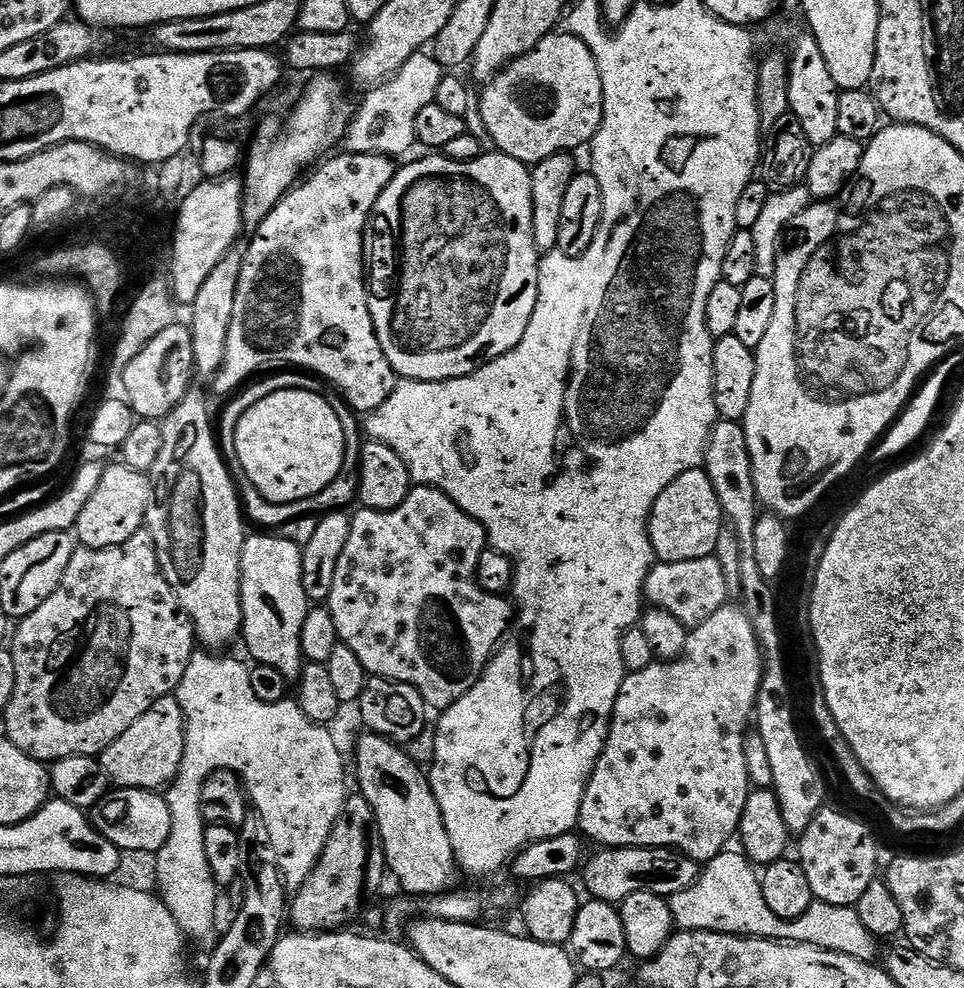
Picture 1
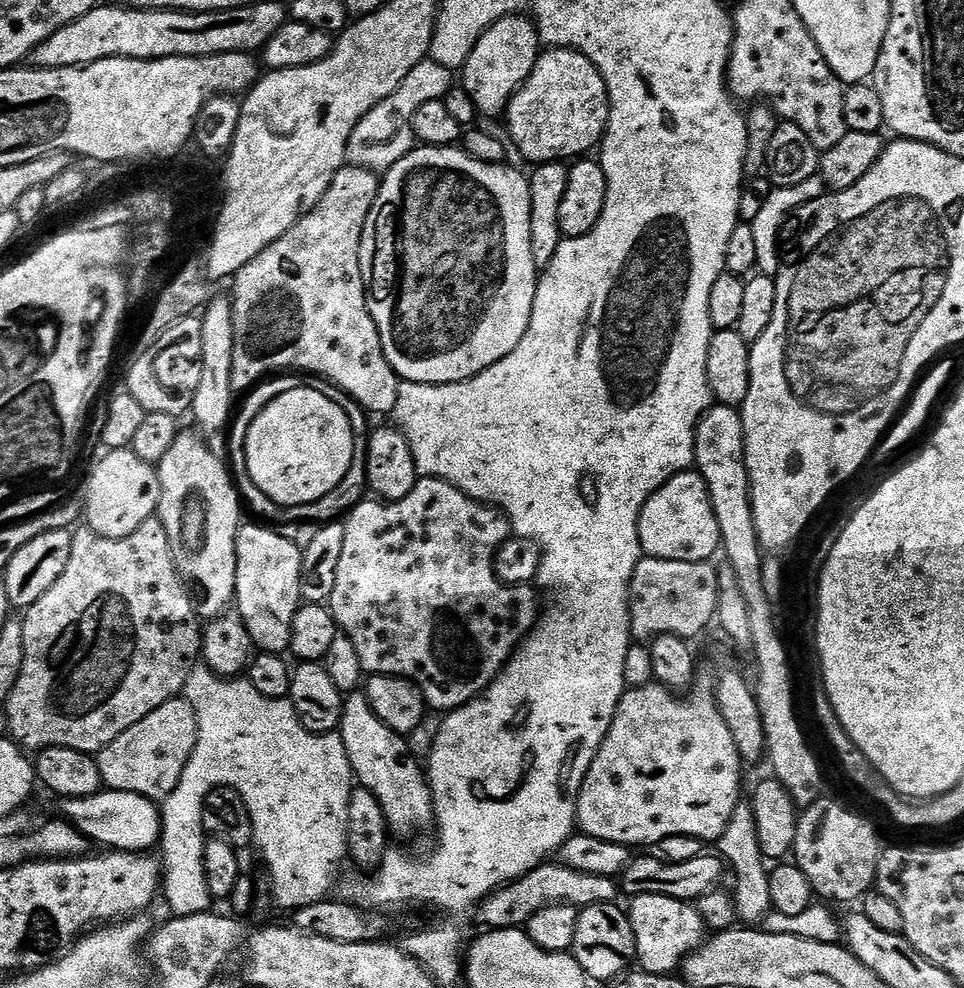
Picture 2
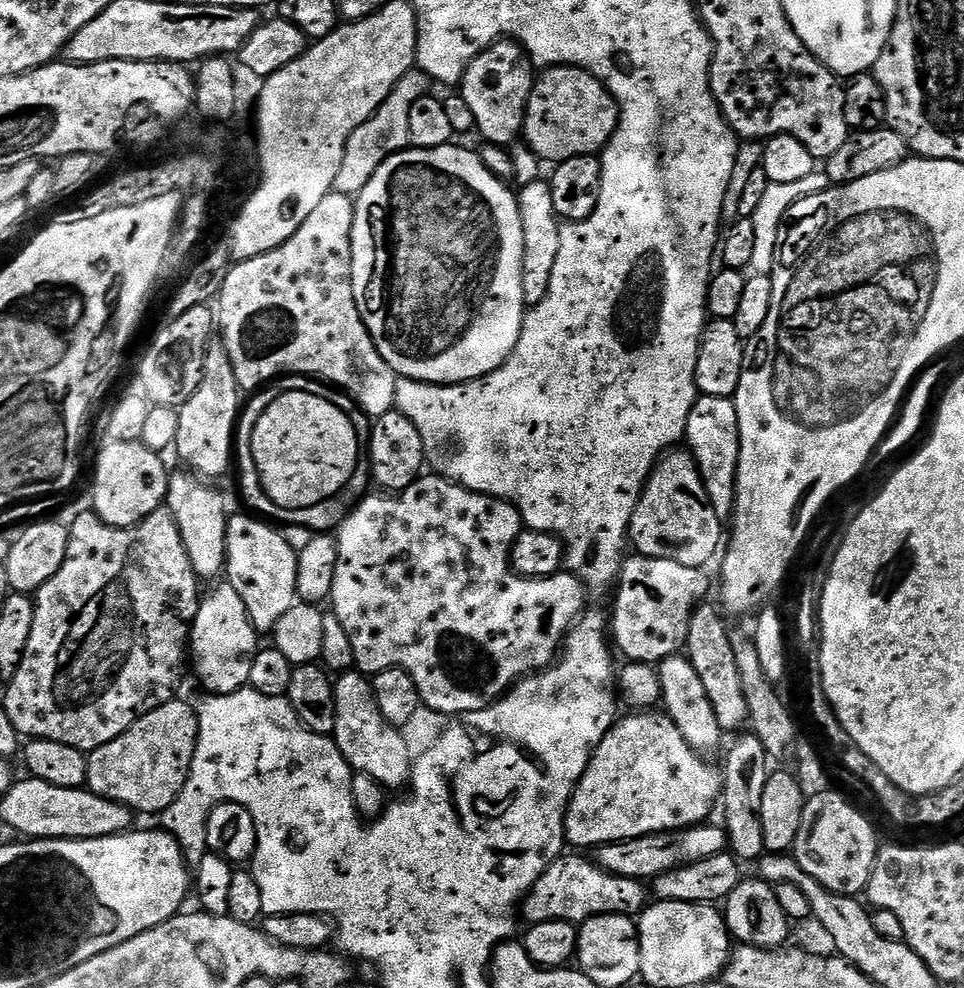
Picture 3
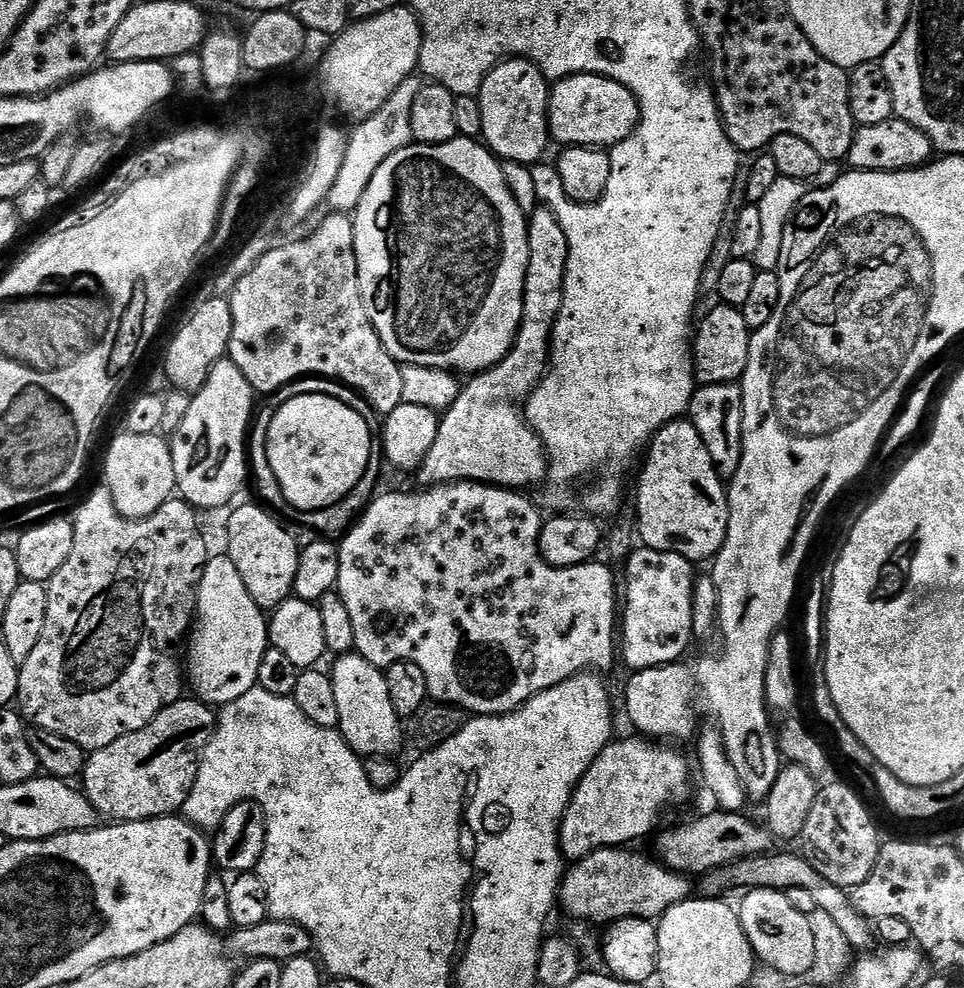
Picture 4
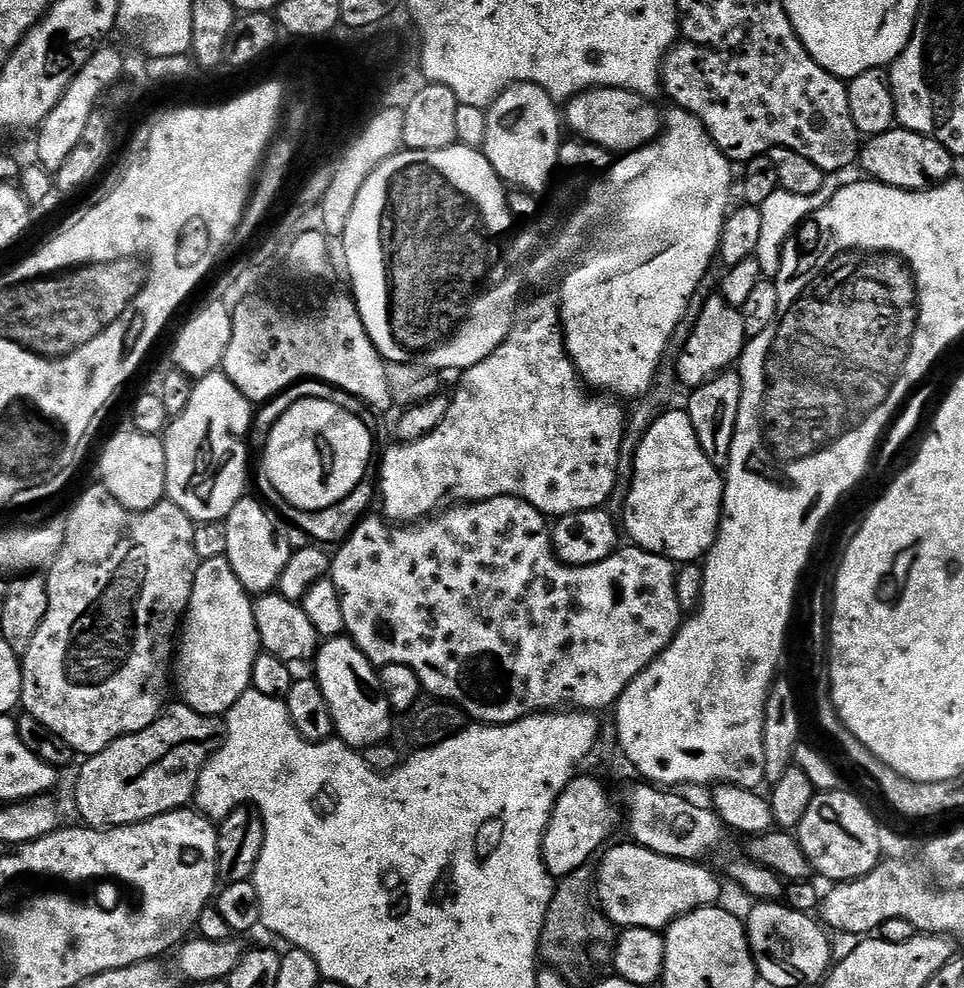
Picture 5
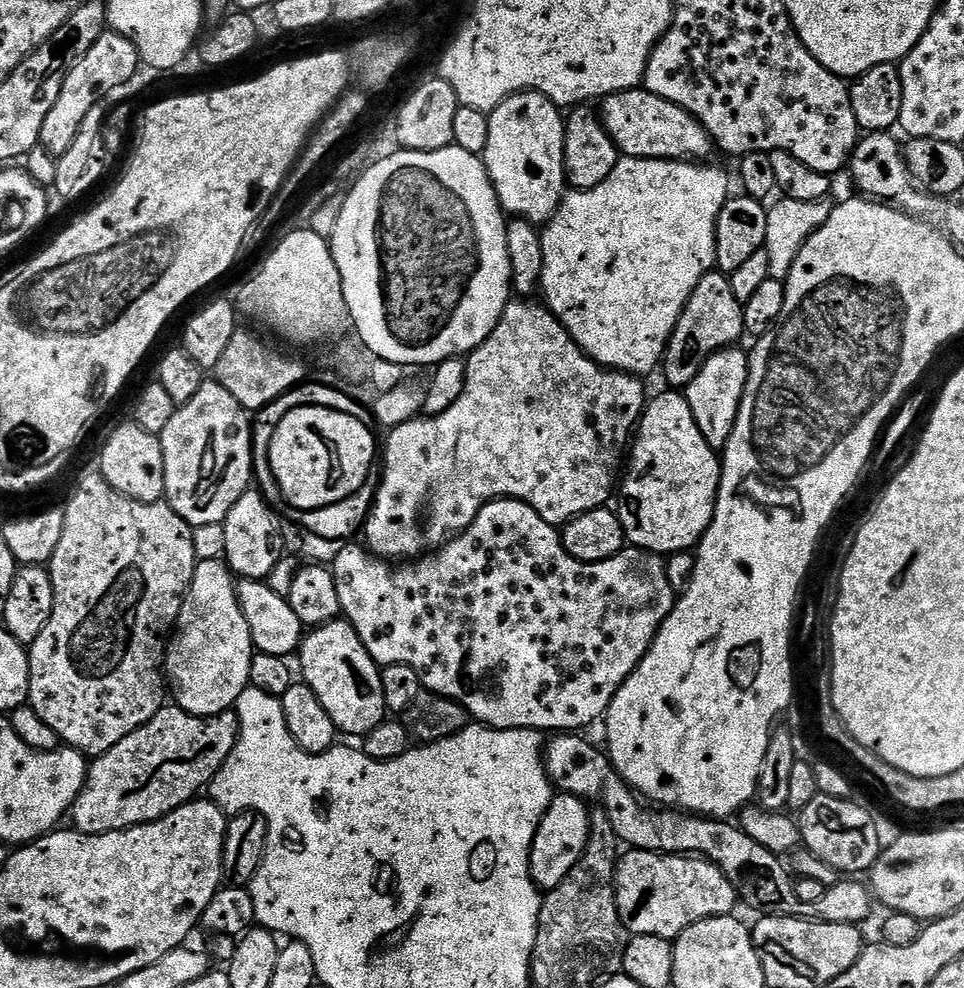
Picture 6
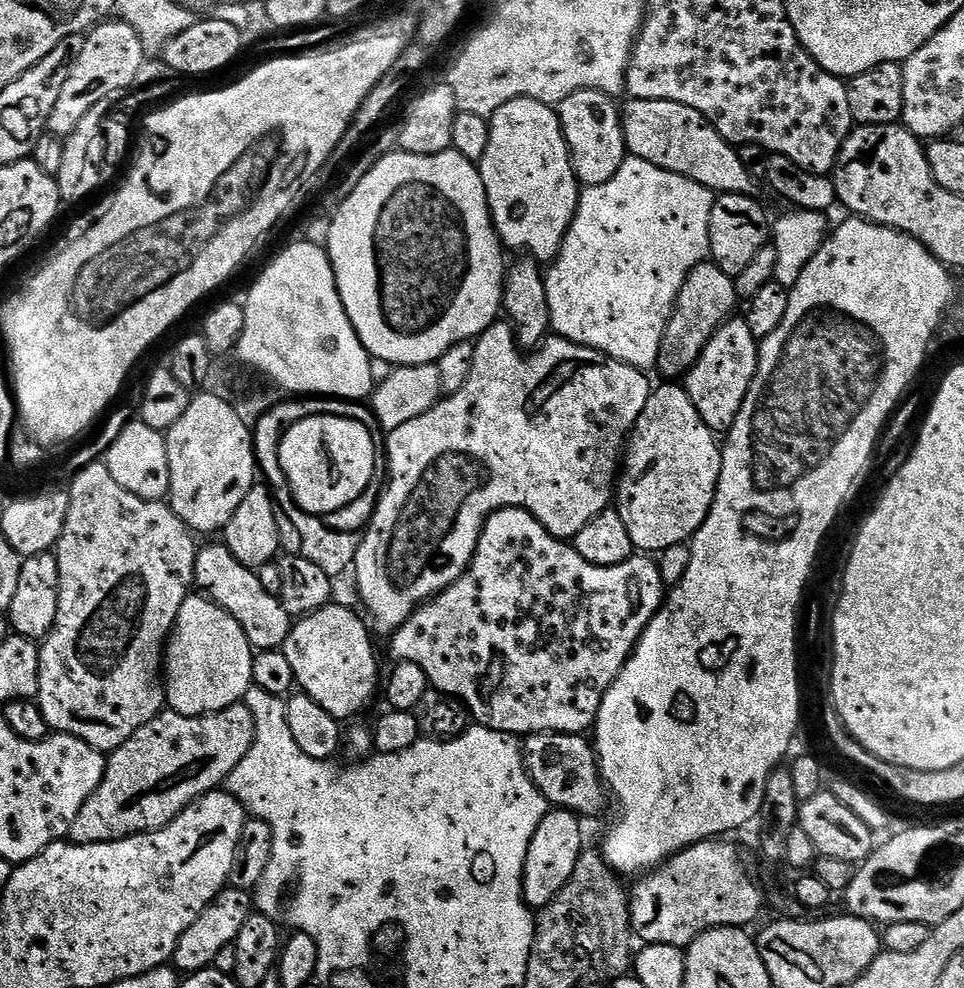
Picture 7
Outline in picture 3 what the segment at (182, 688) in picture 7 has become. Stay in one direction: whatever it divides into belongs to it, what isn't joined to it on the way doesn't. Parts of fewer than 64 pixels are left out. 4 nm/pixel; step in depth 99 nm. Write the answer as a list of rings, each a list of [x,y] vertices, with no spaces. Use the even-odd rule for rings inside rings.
[[[227,582],[220,583],[215,585],[217,588],[209,596],[207,593],[201,599],[200,609],[192,623],[190,664],[196,667],[196,676],[205,688],[205,693],[229,696],[248,684],[250,666],[254,666],[258,651],[258,633],[238,590],[234,590],[234,586]]]

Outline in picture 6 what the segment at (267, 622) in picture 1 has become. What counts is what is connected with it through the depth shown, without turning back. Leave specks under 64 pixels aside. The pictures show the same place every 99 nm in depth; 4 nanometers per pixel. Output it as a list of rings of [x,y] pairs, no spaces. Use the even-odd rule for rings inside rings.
[[[249,490],[234,502],[230,514],[222,525],[224,531],[223,559],[237,577],[245,580],[263,581],[274,570],[274,566],[285,555],[283,538],[280,533],[281,517],[271,503],[259,491]]]

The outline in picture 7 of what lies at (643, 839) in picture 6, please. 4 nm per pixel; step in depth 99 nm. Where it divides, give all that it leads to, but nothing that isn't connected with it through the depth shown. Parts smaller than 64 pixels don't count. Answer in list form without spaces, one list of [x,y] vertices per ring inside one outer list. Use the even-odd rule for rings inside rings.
[[[534,732],[522,740],[524,768],[534,786],[548,799],[553,809],[575,812],[580,818],[600,816],[608,800],[610,804],[593,745],[584,739],[583,735],[571,732]]]

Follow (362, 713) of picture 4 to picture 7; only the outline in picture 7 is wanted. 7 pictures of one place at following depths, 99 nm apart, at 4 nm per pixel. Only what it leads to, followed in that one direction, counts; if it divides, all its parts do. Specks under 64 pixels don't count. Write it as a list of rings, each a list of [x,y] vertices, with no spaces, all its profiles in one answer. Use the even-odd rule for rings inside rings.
[[[330,602],[325,608],[317,612],[309,612],[301,616],[288,629],[284,638],[282,651],[286,656],[286,662],[290,670],[294,672],[294,678],[299,691],[309,696],[322,710],[326,710],[338,722],[344,722],[347,716],[360,712],[368,704],[368,699],[378,692],[378,676],[376,680],[376,656],[372,653],[372,642],[369,627],[365,621],[355,616],[348,608],[343,608],[337,602]]]

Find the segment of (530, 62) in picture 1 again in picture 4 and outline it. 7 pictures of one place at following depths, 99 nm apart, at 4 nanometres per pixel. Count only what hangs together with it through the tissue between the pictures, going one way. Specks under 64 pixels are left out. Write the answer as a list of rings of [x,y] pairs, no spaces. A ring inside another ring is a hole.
[[[578,74],[557,80],[548,94],[548,132],[560,146],[610,150],[632,136],[640,123],[636,99],[618,82],[605,76]]]

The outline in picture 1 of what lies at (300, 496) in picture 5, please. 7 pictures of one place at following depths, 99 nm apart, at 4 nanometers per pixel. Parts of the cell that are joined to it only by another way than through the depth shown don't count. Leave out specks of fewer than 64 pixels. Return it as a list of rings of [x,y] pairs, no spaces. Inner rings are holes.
[[[284,389],[272,393],[255,402],[241,414],[241,420],[234,434],[235,449],[238,459],[250,482],[262,494],[264,500],[272,504],[293,504],[299,500],[308,500],[314,494],[326,490],[344,465],[344,453],[350,444],[344,437],[344,424],[336,413],[336,408],[320,392],[307,392],[304,389]]]

